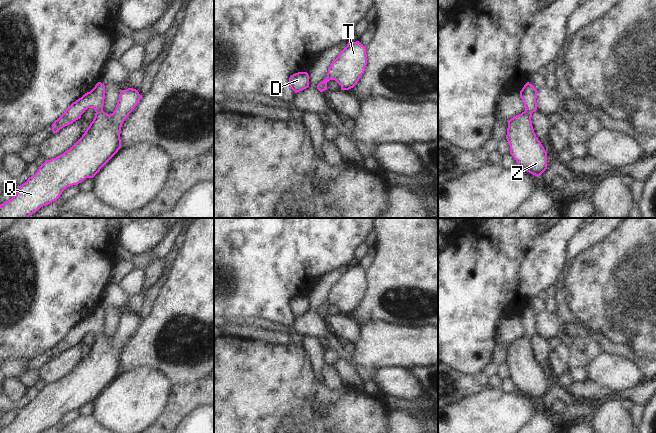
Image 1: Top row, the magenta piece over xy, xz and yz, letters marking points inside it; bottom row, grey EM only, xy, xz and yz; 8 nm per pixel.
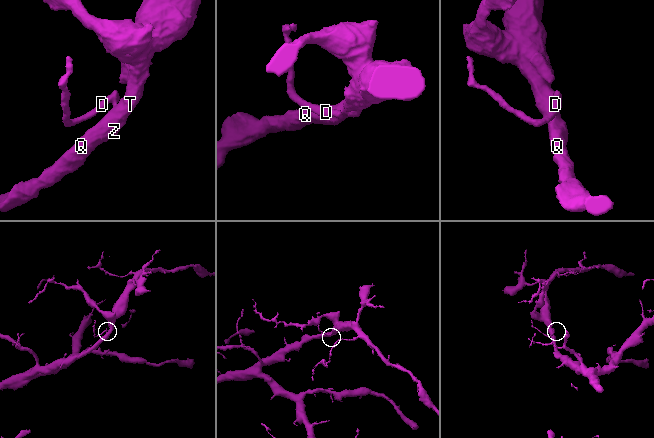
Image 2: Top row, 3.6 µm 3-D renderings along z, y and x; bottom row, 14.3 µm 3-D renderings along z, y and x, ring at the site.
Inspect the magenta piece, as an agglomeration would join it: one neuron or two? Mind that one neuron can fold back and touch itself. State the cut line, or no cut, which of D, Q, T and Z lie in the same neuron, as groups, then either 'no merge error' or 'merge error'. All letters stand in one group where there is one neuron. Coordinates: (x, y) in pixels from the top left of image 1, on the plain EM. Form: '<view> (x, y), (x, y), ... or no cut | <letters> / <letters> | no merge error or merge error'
no cut | D Q T Z | no merge error

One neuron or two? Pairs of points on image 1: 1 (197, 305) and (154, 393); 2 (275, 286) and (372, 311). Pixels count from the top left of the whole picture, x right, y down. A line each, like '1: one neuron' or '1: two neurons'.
1: two neurons
2: two neurons

